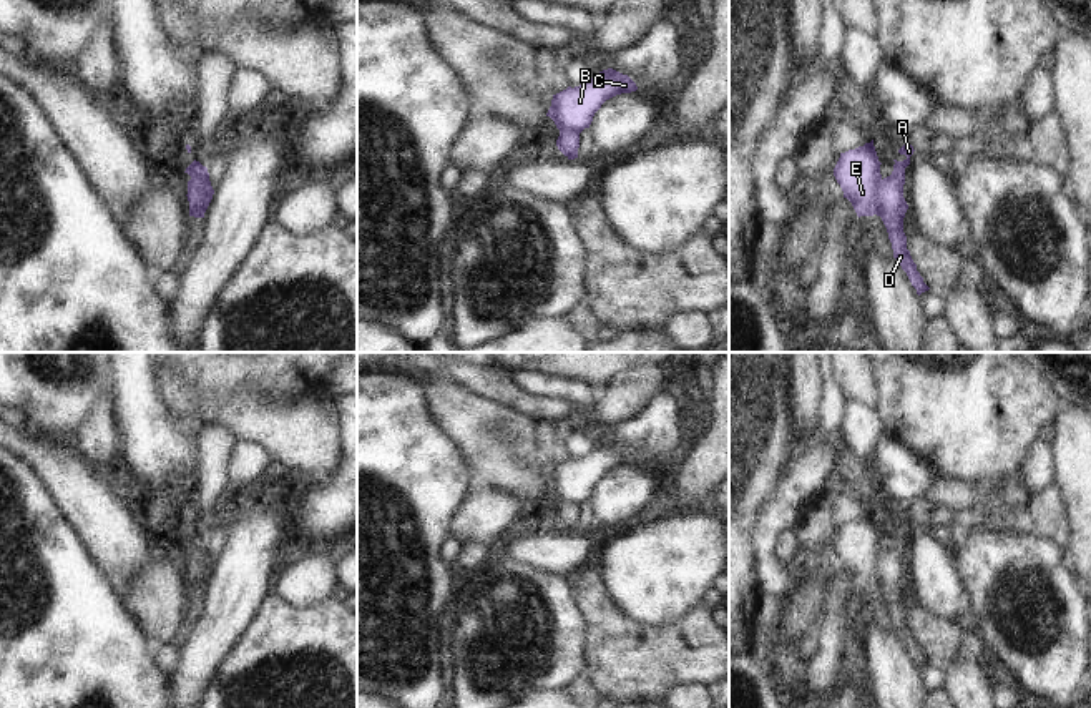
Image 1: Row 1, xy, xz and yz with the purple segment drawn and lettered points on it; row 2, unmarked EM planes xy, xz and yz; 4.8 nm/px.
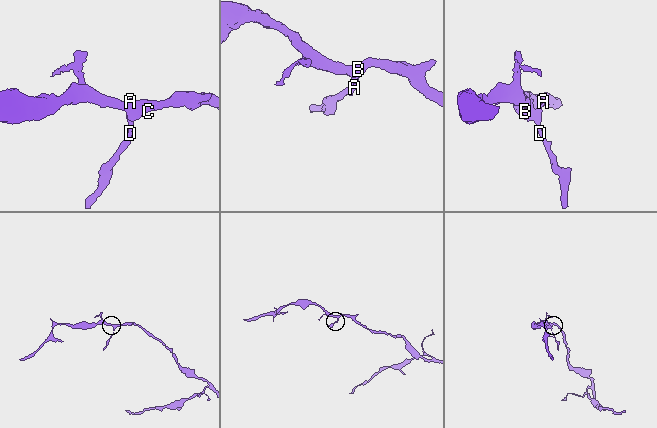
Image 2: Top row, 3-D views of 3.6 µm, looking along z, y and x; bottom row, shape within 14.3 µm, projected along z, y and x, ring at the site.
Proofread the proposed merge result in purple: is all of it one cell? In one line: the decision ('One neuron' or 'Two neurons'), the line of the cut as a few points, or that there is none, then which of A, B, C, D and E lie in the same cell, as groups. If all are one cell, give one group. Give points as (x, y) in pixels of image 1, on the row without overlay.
Two neurons. Split along xy (188, 555), (196, 559), (196, 577), (205, 584). Groups: A D / B C E.

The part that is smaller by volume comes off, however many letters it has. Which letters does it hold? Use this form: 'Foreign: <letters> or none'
Foreign: A, D

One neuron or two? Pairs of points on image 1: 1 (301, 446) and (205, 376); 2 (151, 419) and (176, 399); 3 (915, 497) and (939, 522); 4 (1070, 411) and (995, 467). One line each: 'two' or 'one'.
1: two
2: two
3: two
4: two

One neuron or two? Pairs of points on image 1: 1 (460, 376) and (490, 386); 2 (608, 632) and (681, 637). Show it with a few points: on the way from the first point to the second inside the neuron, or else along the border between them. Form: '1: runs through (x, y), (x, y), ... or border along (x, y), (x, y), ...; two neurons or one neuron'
1: runs through (467, 376), (484, 381); one neuron
2: runs through (626, 637), (663, 637); one neuron

